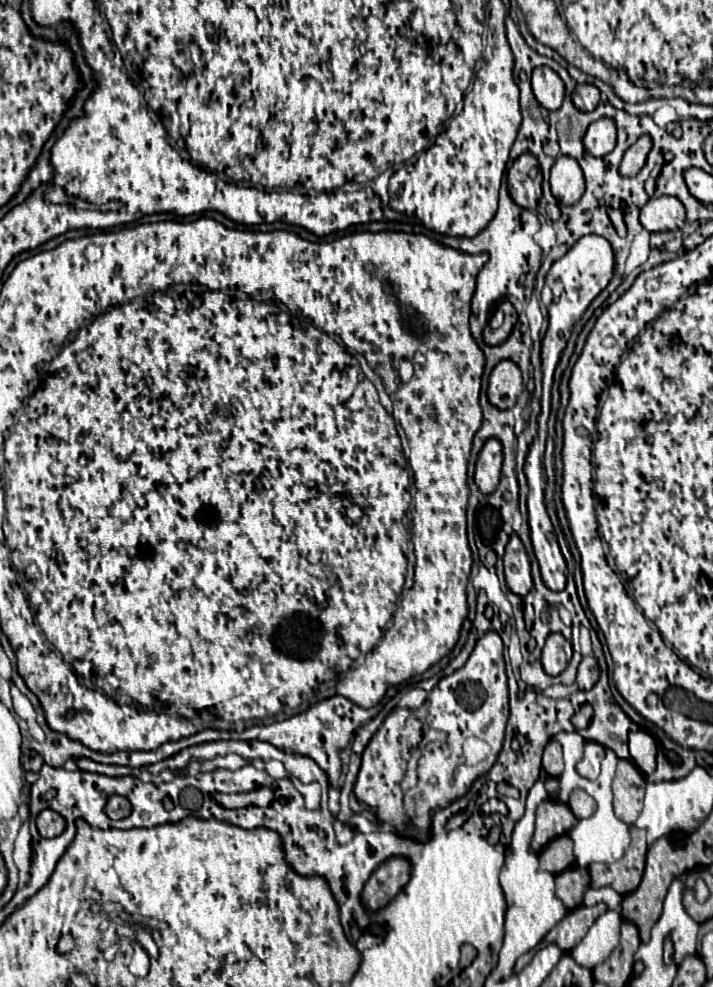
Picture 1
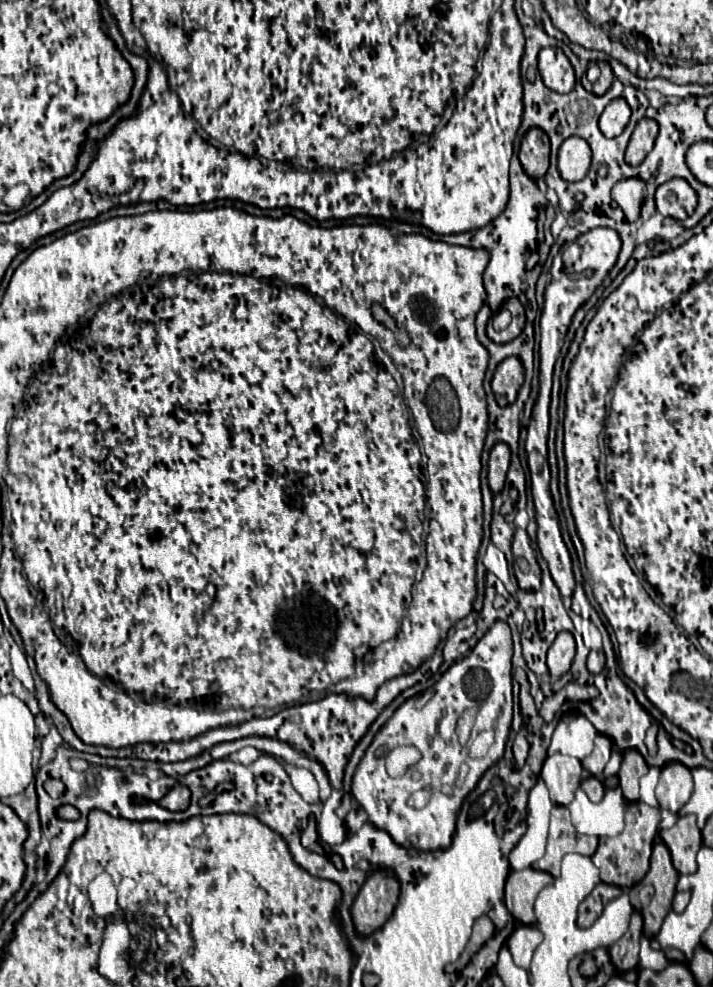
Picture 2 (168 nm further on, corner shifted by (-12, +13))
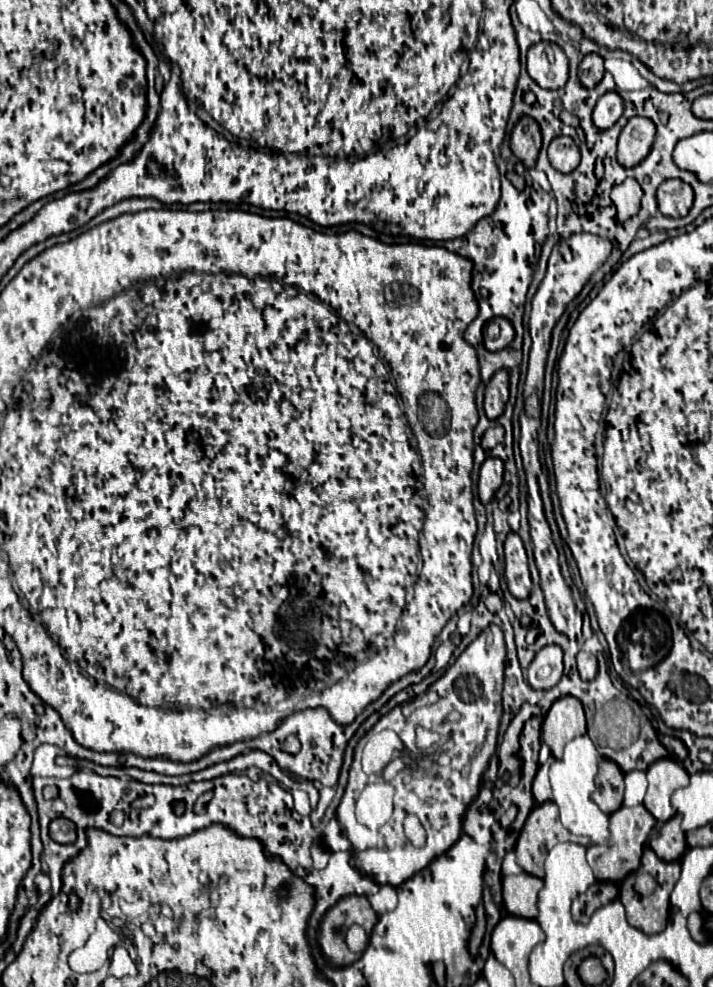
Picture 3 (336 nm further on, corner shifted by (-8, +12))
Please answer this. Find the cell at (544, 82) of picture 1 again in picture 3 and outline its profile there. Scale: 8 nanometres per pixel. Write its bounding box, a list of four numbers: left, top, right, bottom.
[527,43,569,89]

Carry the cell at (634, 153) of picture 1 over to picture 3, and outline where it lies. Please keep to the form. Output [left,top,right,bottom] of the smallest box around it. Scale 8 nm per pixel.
[617,117,655,167]

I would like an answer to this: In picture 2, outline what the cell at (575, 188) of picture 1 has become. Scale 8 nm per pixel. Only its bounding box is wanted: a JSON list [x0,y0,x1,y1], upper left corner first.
[559,138,591,182]

